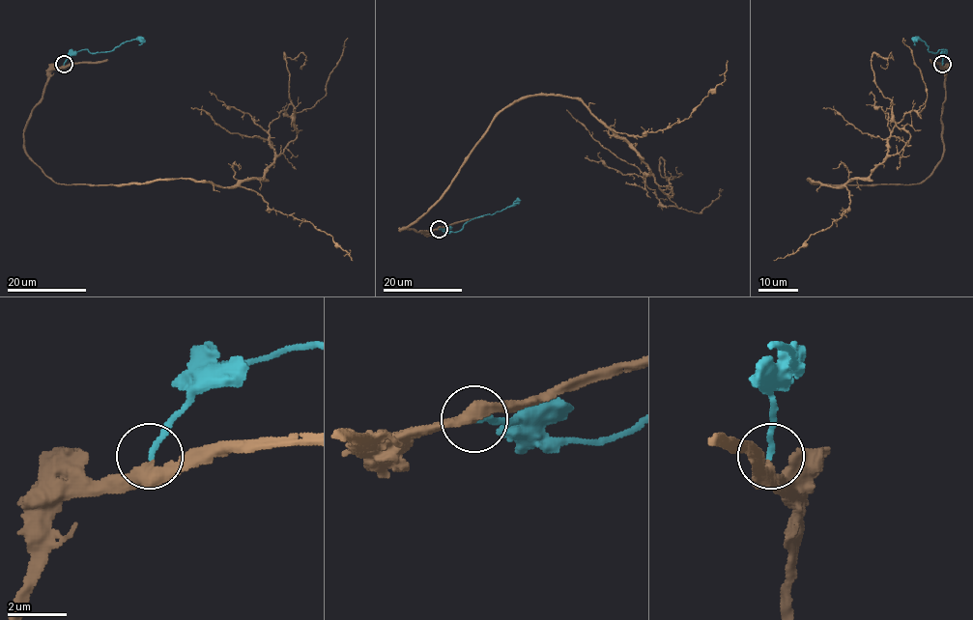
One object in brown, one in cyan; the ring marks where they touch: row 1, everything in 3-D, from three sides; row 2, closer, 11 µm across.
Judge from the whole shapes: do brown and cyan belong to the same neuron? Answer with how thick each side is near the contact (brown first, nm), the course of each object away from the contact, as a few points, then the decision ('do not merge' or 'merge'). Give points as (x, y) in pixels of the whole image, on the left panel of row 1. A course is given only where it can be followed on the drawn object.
400/190 nm | brown via (63, 65), (24, 128), (52, 181), (223, 187), (262, 178), (295, 139), (284, 53), (301, 65) | cyan via (63, 64), (73, 53), (87, 49), (91, 53), (106, 52), (135, 40), (141, 42), (139, 45) | merge

